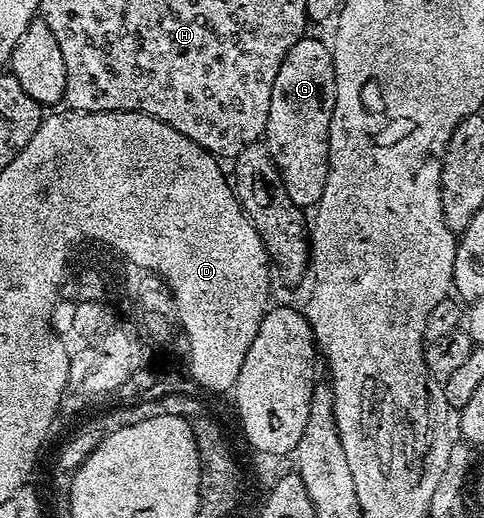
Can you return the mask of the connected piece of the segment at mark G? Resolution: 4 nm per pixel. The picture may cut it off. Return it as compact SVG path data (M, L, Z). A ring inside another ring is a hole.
M302 37L283 57L279 74L271 88L271 110L267 113L267 125L263 142L269 148L269 156L283 177L287 197L302 209L316 208L323 197L323 185L327 185L329 172L329 134L331 117L335 113L335 65L330 44L321 39Z

